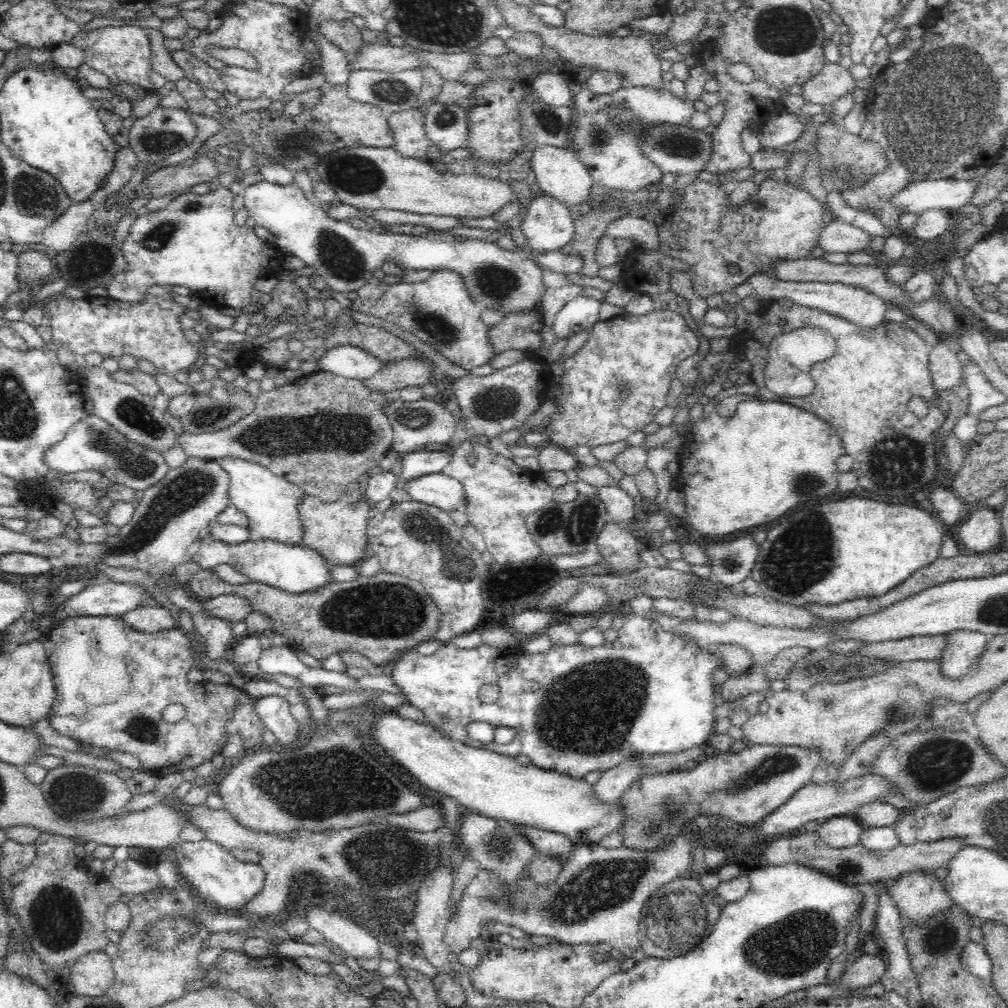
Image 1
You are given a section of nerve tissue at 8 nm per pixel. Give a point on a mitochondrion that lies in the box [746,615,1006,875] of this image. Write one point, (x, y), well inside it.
(936, 764)

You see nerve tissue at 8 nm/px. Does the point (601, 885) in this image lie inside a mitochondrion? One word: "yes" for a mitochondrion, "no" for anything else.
yes

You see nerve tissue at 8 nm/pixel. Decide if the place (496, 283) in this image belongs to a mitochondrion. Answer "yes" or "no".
yes

